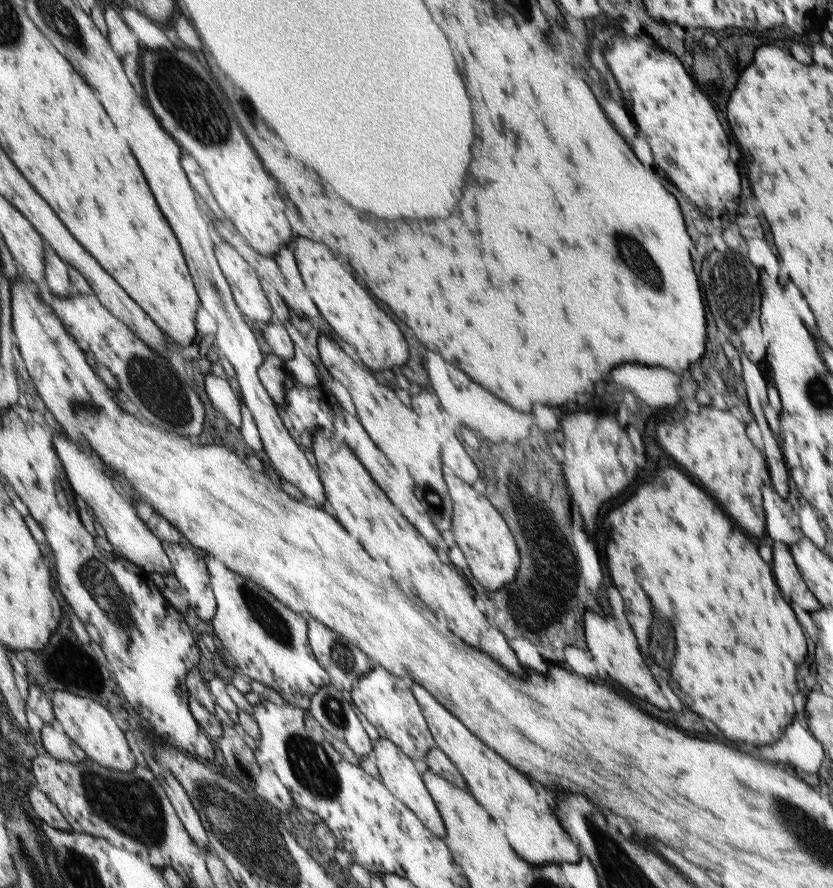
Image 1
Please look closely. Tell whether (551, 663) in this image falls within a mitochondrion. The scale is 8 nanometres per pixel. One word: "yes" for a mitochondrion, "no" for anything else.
no

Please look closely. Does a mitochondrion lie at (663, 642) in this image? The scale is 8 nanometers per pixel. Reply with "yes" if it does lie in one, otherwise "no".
yes

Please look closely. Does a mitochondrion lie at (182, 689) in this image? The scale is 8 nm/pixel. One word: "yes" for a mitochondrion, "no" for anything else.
no

